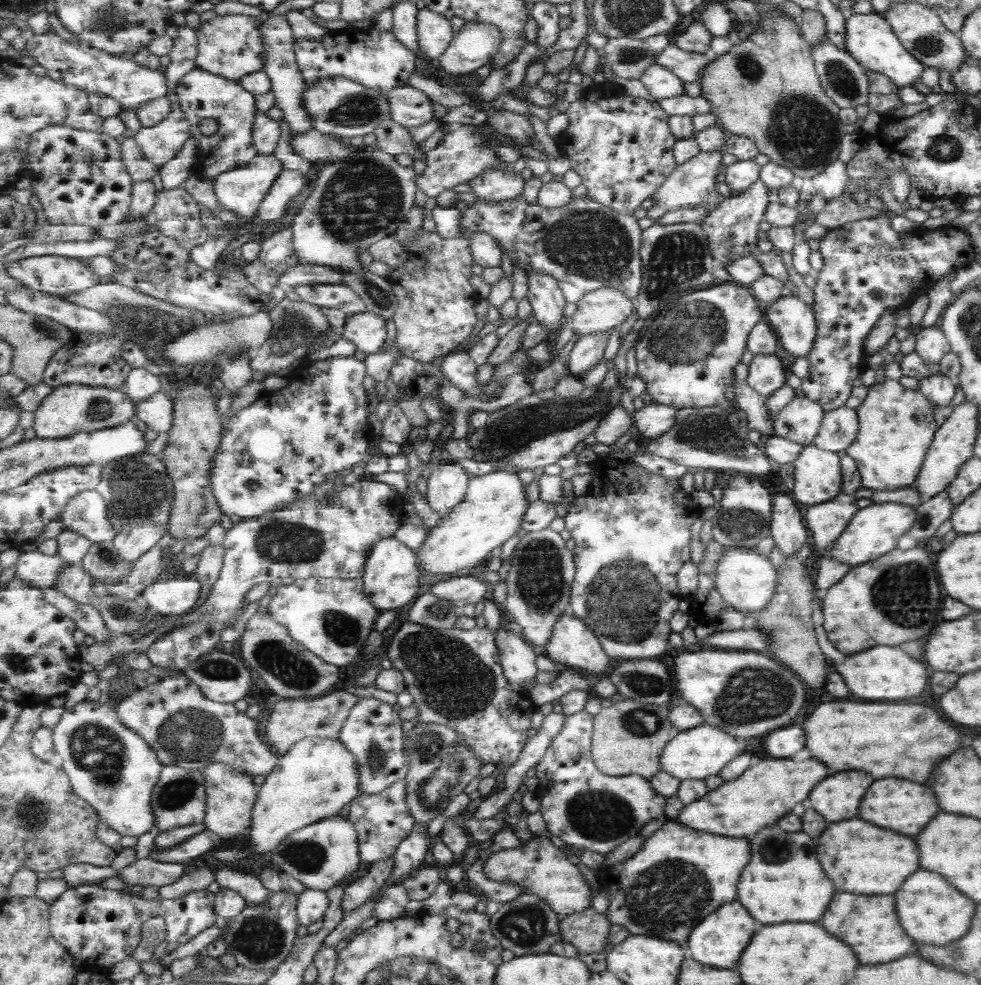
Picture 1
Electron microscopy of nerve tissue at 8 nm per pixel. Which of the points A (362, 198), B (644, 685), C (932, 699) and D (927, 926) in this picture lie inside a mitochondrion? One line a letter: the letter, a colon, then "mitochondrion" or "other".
A: mitochondrion
B: mitochondrion
C: other
D: other

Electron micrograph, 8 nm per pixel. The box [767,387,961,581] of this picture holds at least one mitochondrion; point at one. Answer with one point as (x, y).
(925, 520)

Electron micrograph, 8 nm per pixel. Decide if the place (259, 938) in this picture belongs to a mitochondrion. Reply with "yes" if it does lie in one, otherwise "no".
yes

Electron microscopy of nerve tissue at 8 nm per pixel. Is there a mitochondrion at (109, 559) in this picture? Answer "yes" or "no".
yes

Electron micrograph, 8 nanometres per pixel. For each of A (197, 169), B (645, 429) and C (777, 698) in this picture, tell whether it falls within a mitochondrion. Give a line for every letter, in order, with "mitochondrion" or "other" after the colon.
A: other
B: other
C: mitochondrion

